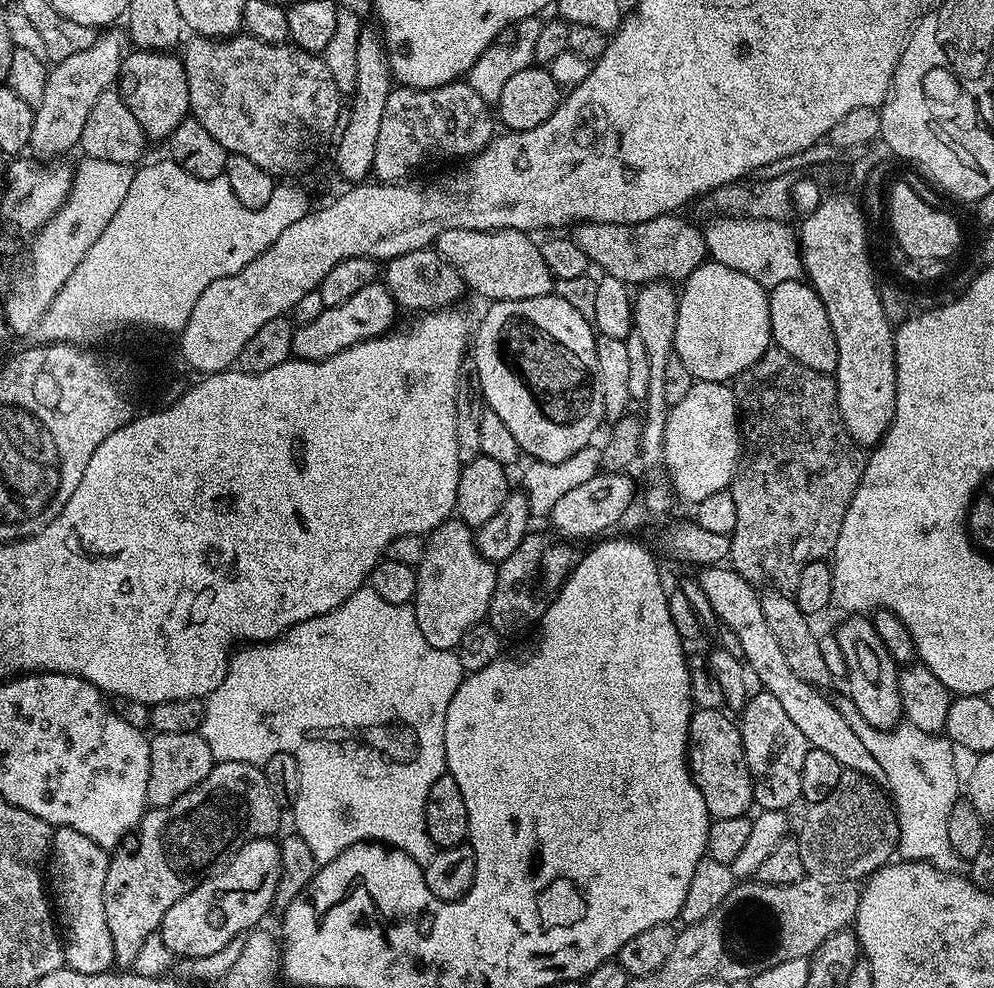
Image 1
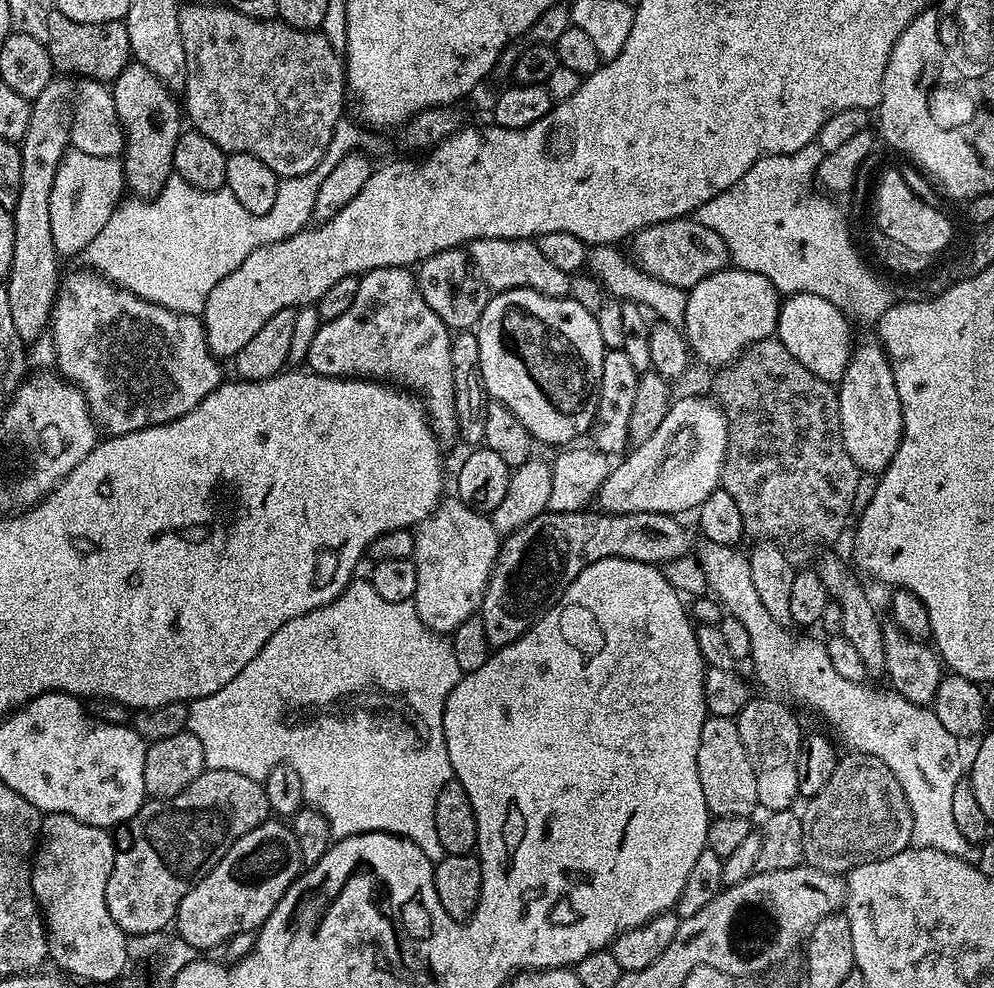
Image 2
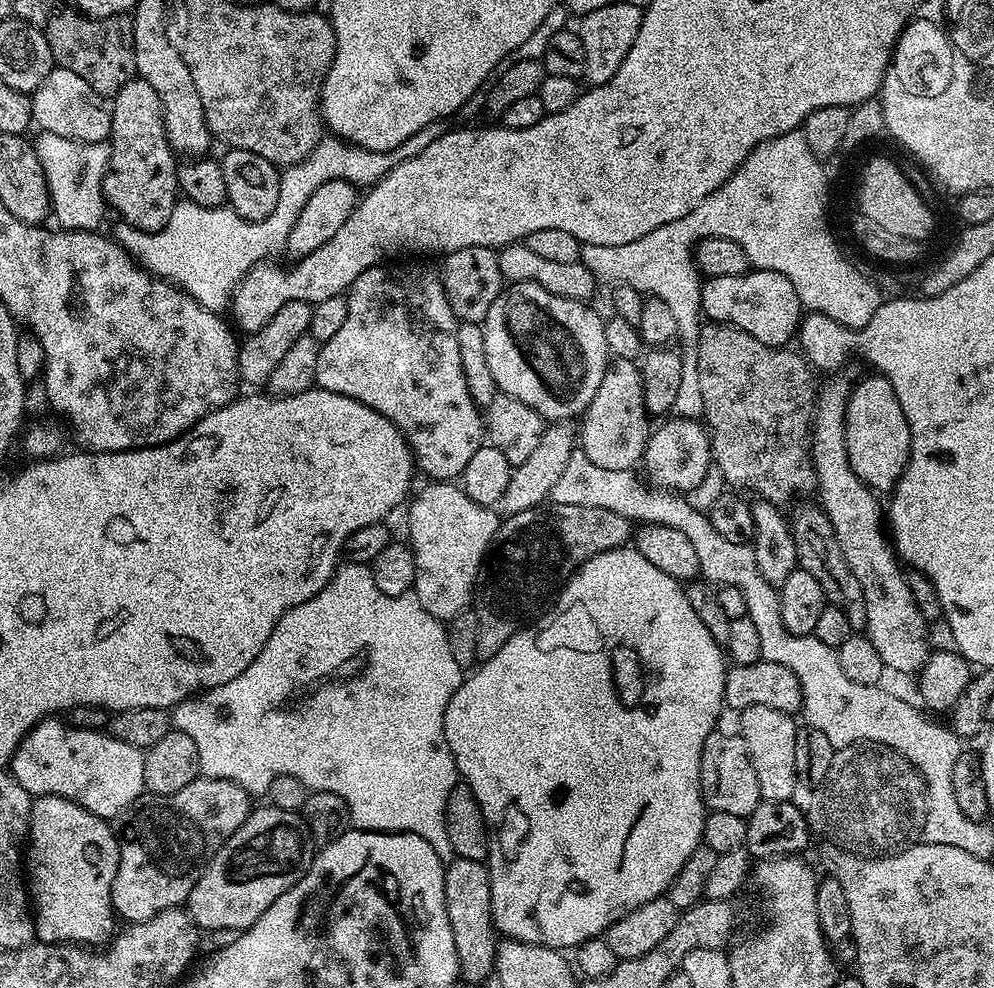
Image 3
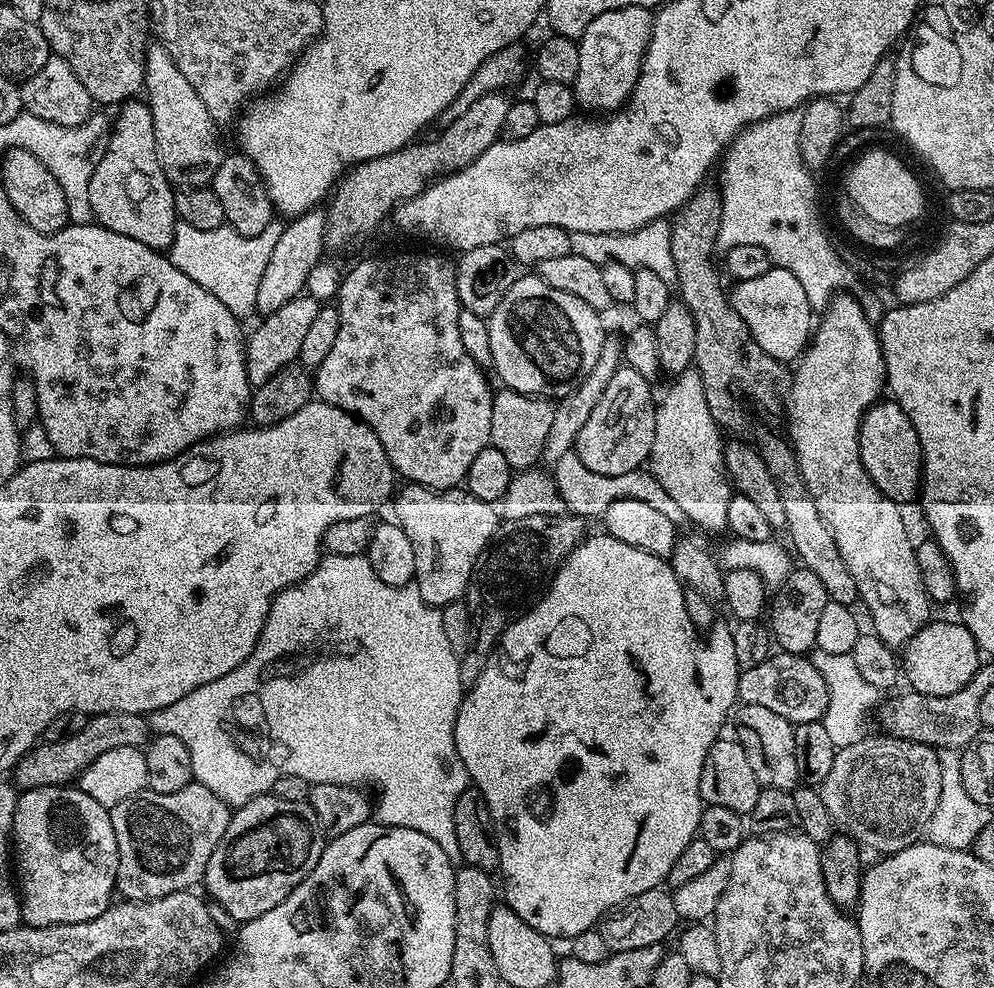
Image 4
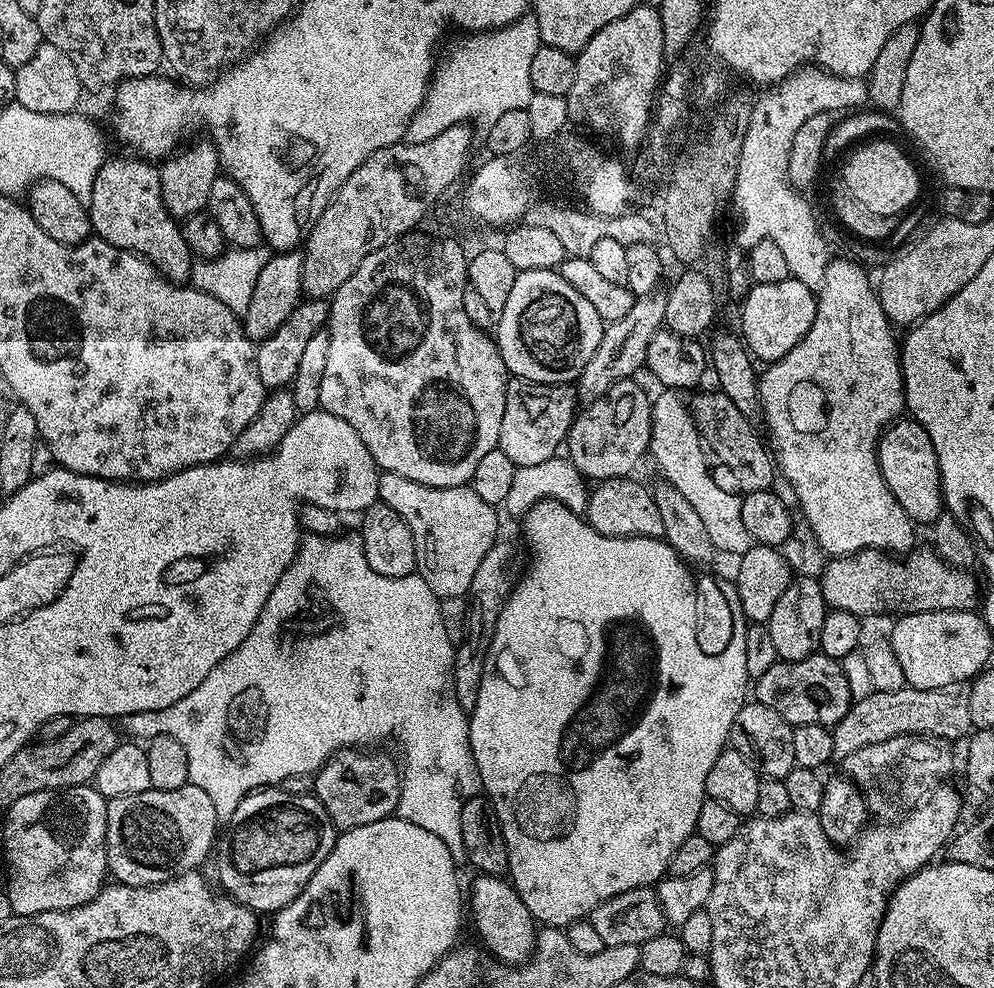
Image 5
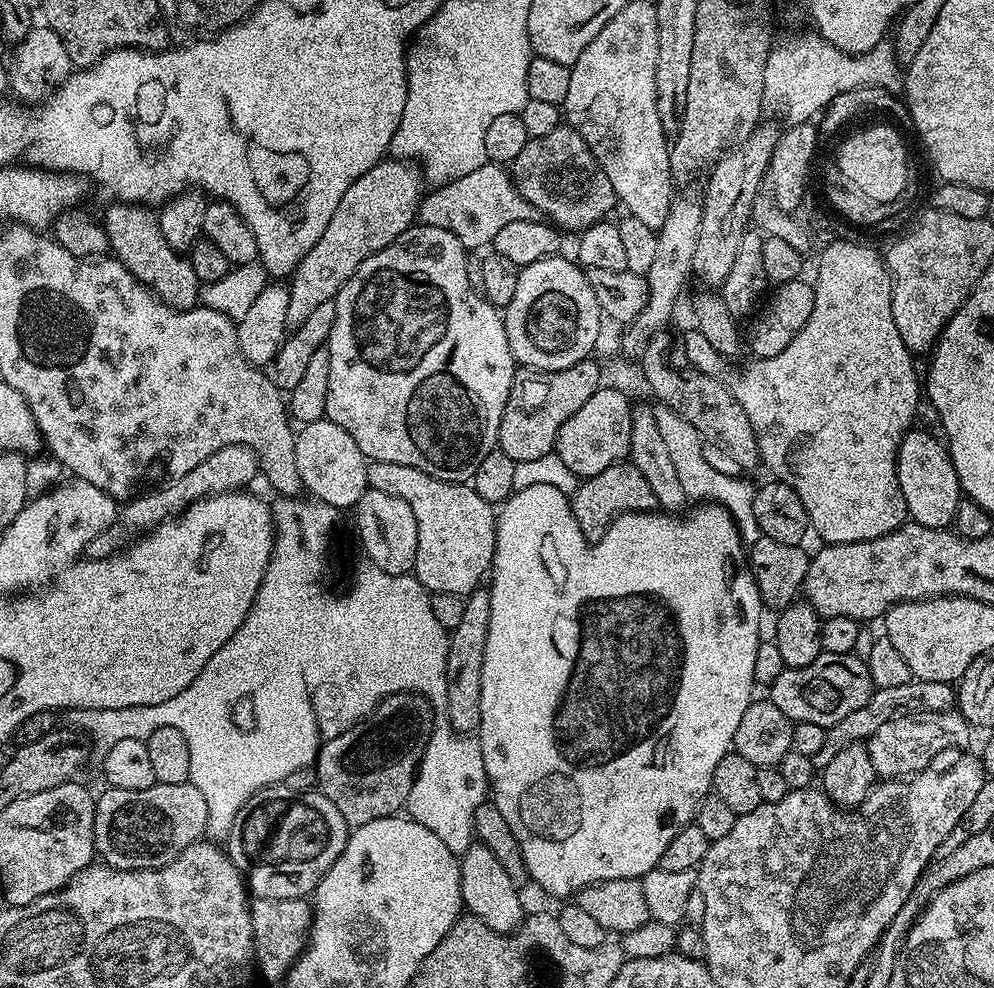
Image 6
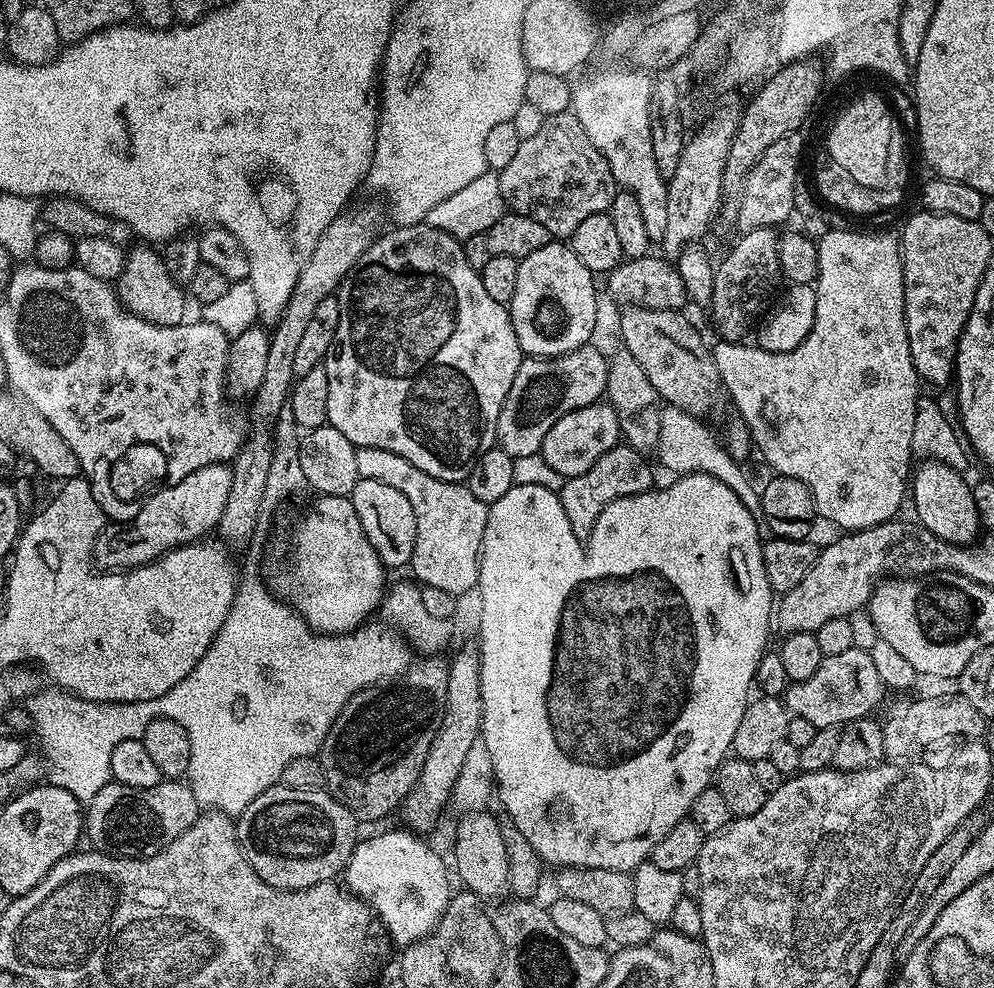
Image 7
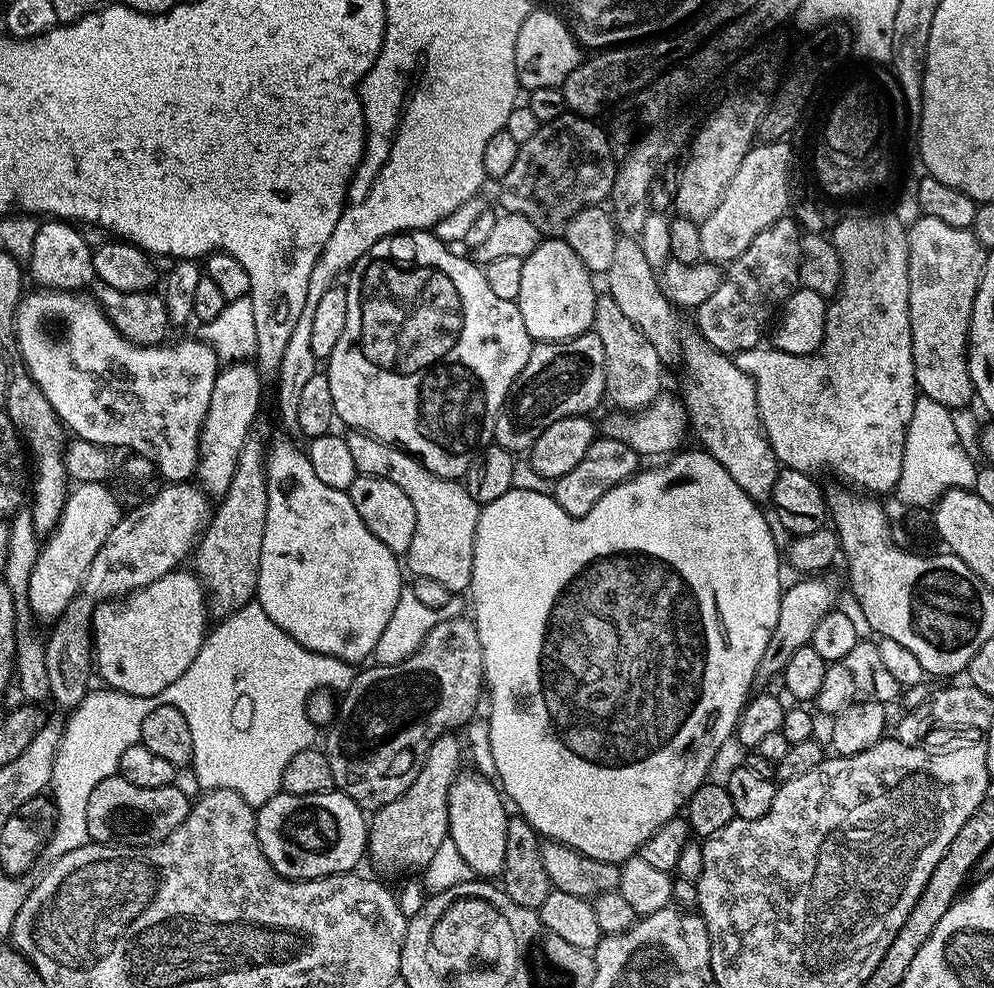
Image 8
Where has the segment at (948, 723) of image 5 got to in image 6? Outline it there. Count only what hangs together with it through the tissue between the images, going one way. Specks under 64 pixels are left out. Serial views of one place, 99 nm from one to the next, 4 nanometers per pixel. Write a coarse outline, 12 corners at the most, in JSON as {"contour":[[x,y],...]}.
{"contour":[[913,678],[876,688],[862,710],[826,731],[812,757],[817,770],[834,754],[867,741],[901,714],[947,712],[956,688]]}

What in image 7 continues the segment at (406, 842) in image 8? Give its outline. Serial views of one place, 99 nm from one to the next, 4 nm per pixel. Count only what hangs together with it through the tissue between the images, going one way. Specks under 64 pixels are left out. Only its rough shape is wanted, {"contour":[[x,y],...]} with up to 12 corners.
{"contour":[[479,643],[447,661],[446,710],[402,805],[428,834],[449,807],[484,711]]}

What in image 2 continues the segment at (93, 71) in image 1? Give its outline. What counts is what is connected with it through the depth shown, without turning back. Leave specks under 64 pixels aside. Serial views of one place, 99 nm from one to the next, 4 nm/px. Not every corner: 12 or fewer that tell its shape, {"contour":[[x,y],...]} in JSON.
{"contour":[[53,78],[19,141],[10,318],[45,335],[62,283],[50,190],[74,84]]}

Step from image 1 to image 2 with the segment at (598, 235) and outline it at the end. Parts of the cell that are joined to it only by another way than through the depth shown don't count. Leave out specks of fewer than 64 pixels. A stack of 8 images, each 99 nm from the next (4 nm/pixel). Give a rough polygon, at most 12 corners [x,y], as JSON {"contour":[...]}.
{"contour":[[695,218],[631,237],[640,271],[685,290],[730,264]]}

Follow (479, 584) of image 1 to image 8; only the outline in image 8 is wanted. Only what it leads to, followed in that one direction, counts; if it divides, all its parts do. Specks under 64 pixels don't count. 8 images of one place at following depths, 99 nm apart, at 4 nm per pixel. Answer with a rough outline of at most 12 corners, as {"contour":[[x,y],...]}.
{"contour":[[347,433],[353,469],[414,505],[413,577],[467,593],[481,505],[403,448]]}

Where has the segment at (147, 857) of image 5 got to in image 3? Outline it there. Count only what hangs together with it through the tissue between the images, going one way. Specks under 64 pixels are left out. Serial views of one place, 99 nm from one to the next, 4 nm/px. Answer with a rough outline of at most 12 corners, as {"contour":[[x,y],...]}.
{"contour":[[200,776],[123,813],[115,915],[187,905],[253,807]]}

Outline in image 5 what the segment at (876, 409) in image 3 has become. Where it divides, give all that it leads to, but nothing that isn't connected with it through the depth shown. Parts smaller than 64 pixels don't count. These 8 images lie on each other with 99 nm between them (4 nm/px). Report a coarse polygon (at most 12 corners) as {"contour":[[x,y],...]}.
{"contour":[[917,420],[885,428],[882,478],[917,525],[940,517],[938,454]]}

